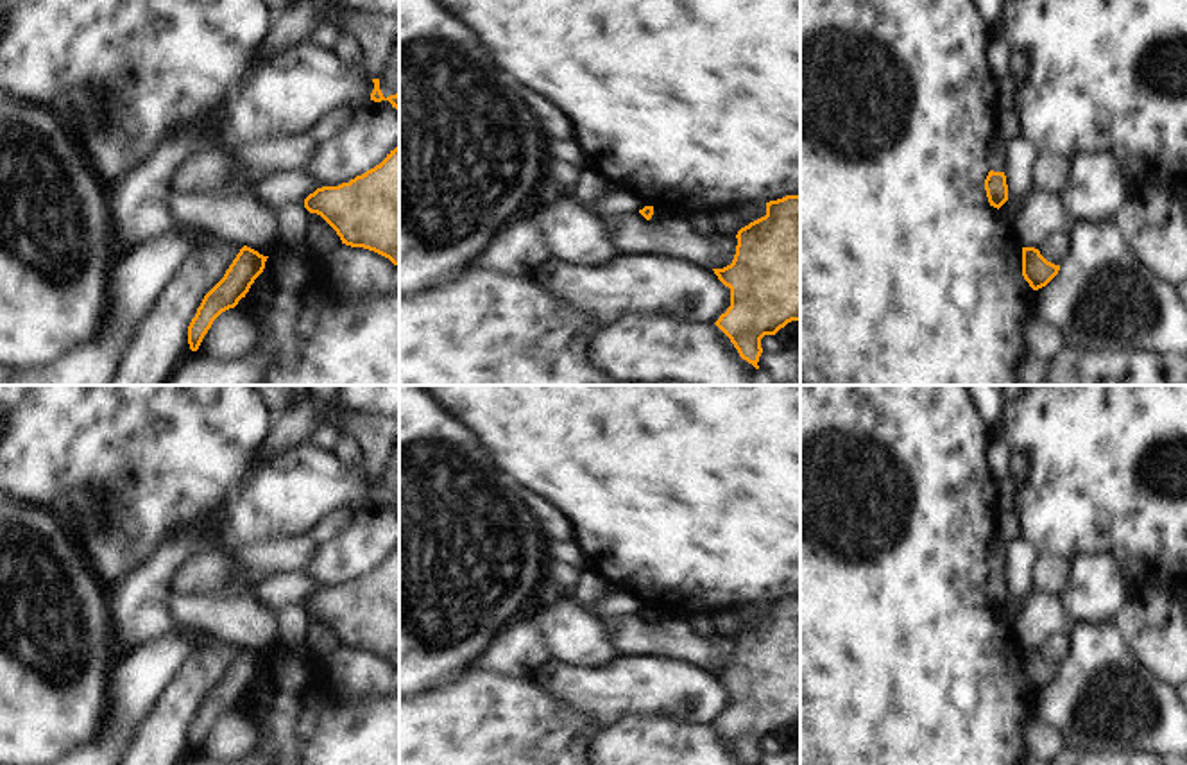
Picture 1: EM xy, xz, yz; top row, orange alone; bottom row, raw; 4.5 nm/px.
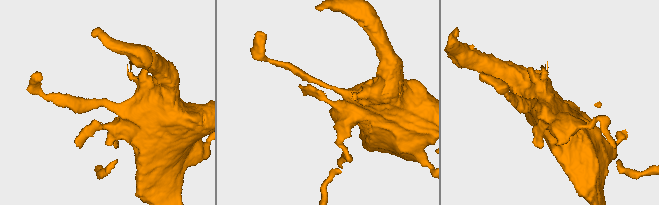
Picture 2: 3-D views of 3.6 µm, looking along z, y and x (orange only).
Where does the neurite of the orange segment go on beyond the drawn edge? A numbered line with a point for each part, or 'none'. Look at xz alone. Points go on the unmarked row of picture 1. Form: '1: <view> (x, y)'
none

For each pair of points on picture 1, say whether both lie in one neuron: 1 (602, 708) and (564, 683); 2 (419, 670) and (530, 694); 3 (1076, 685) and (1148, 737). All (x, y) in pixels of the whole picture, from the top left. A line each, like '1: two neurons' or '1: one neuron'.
1: one neuron
2: two neurons
3: one neuron

